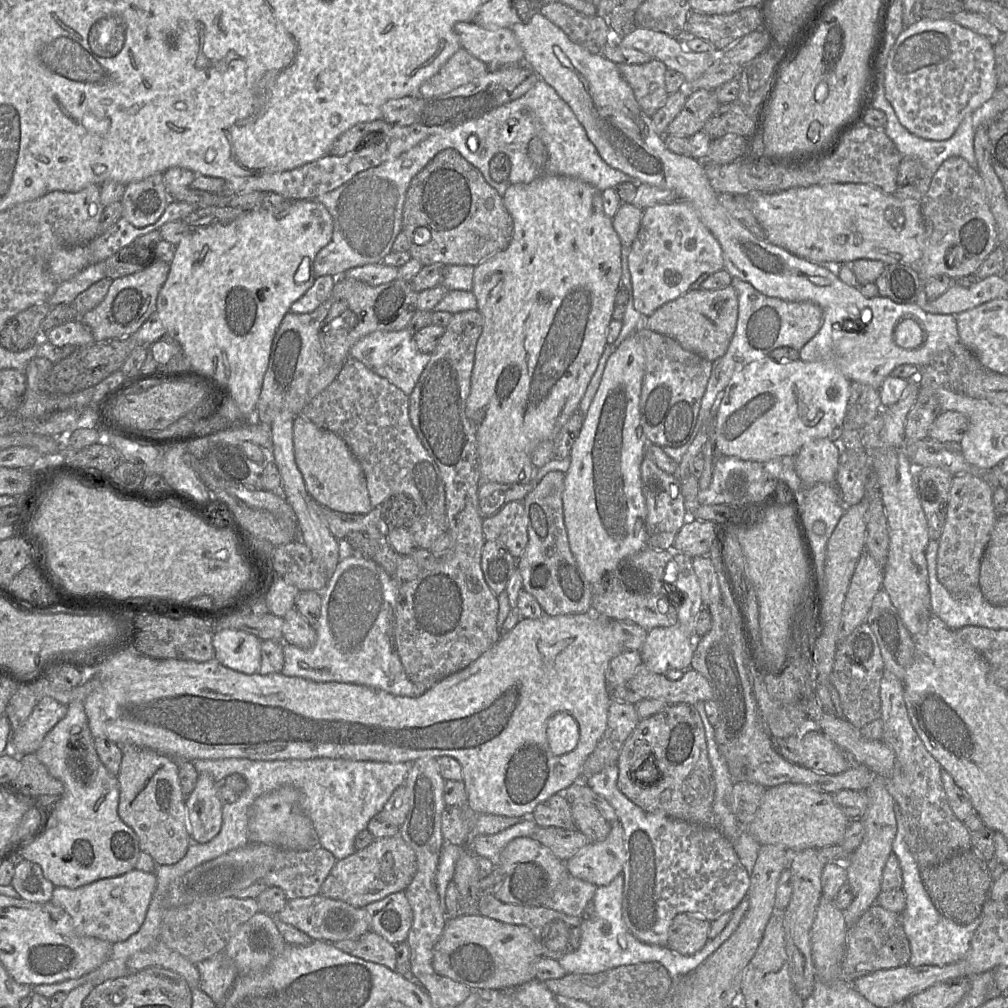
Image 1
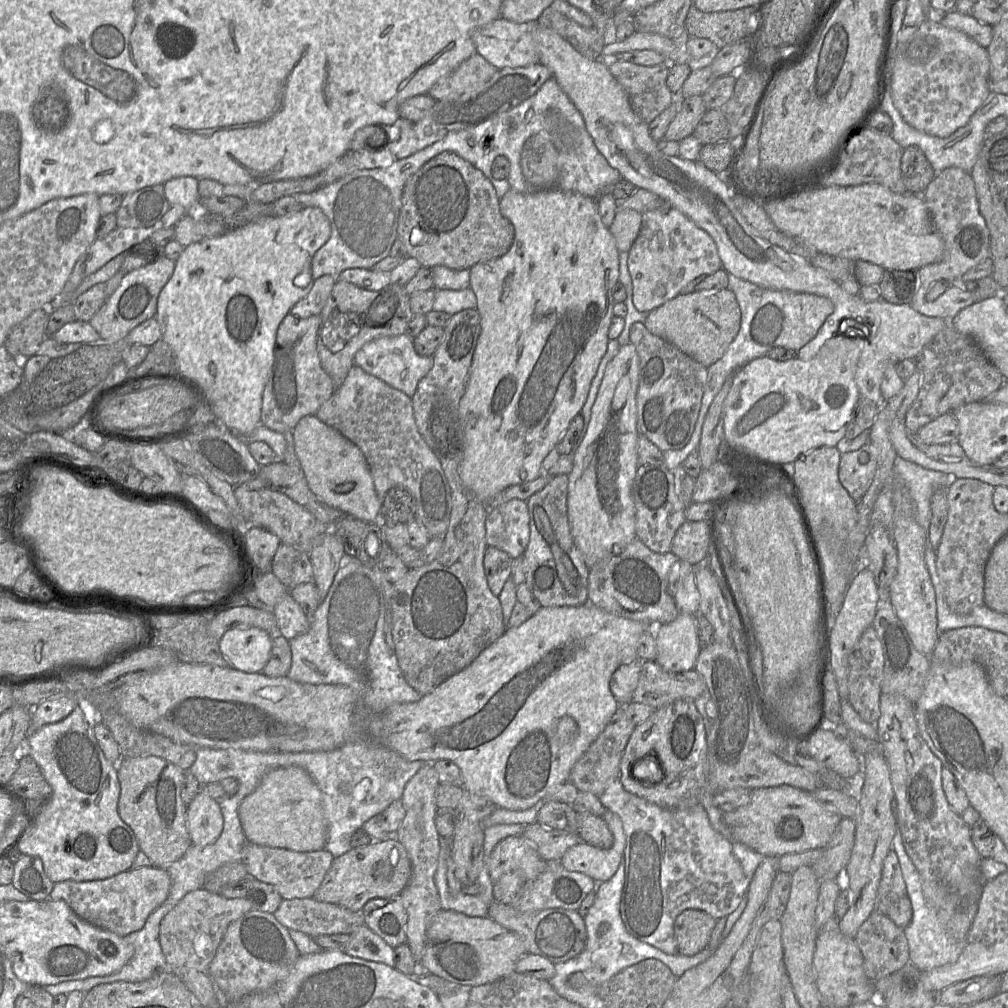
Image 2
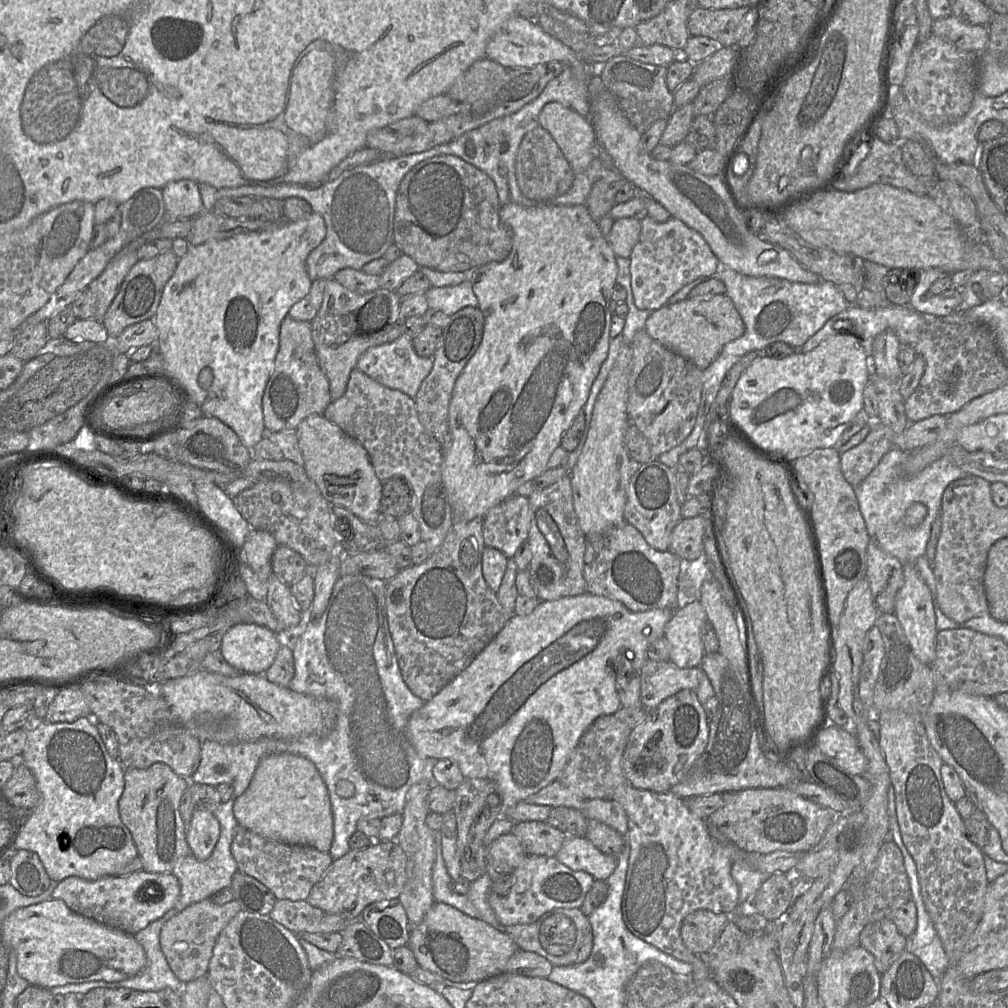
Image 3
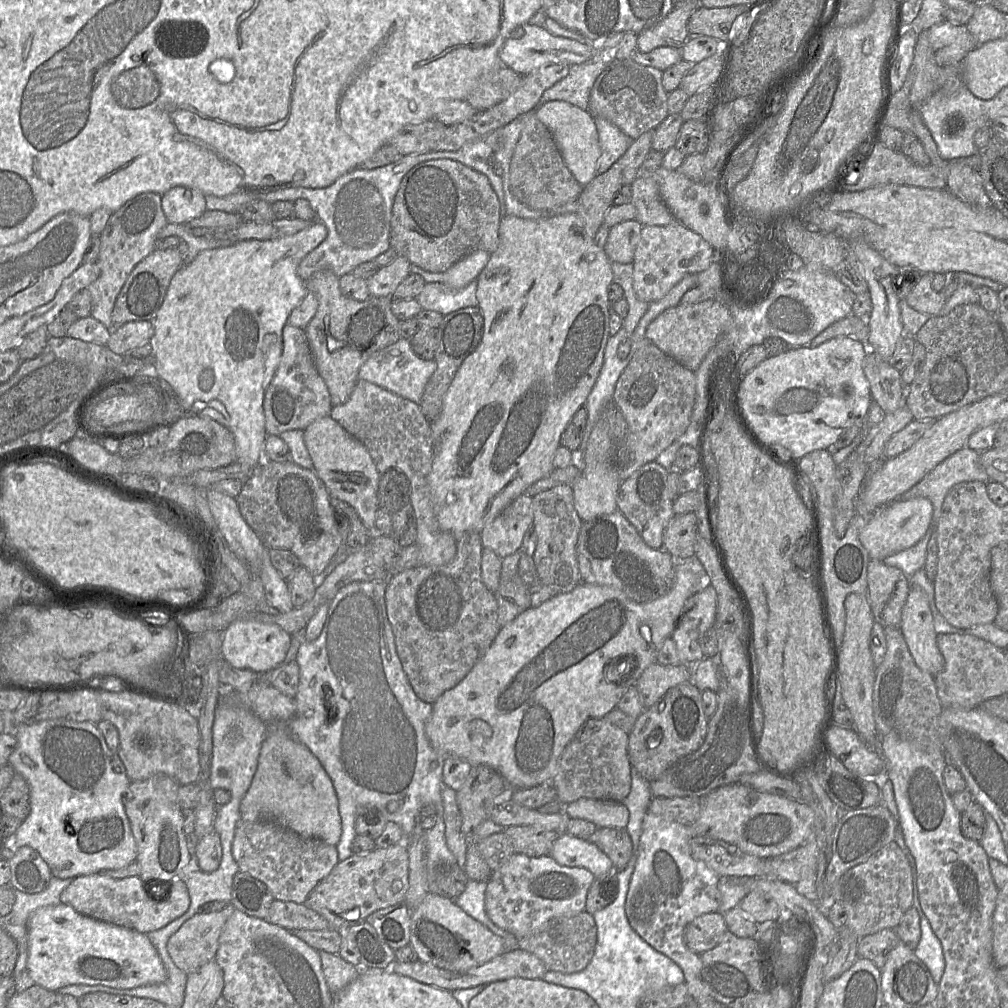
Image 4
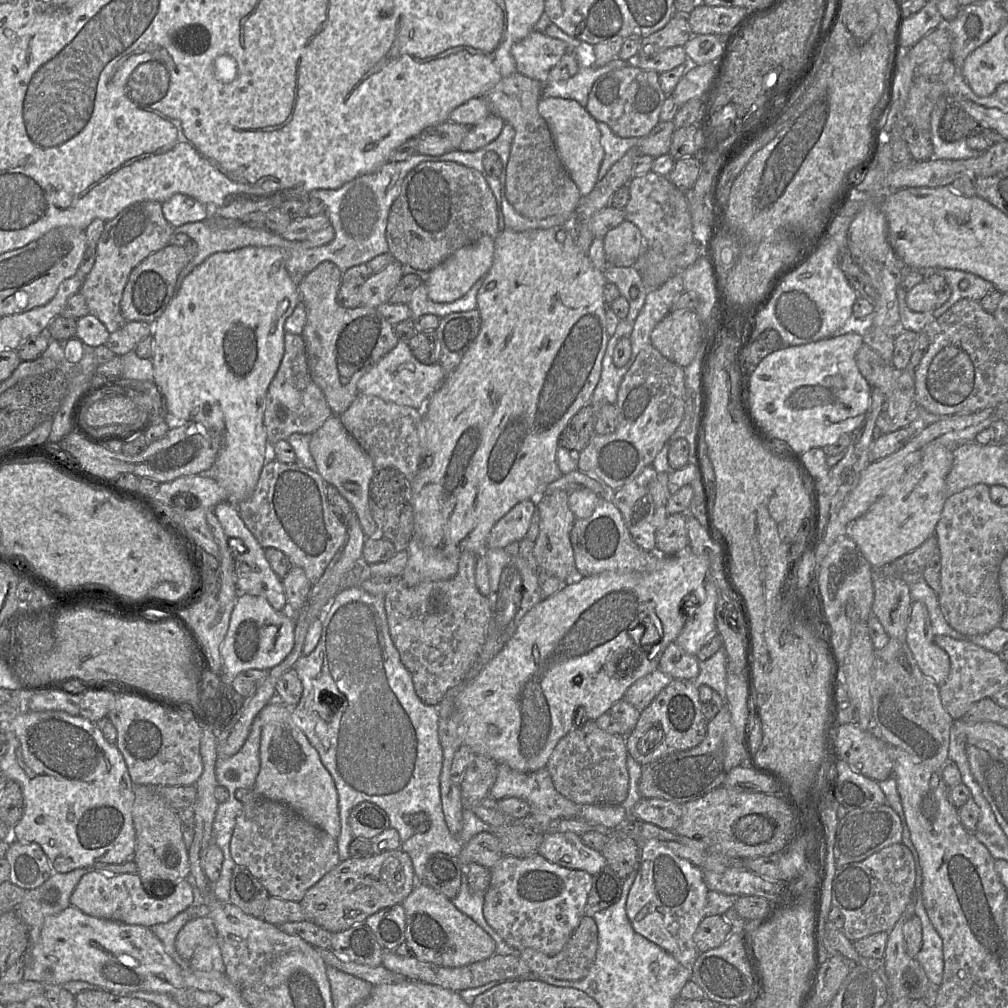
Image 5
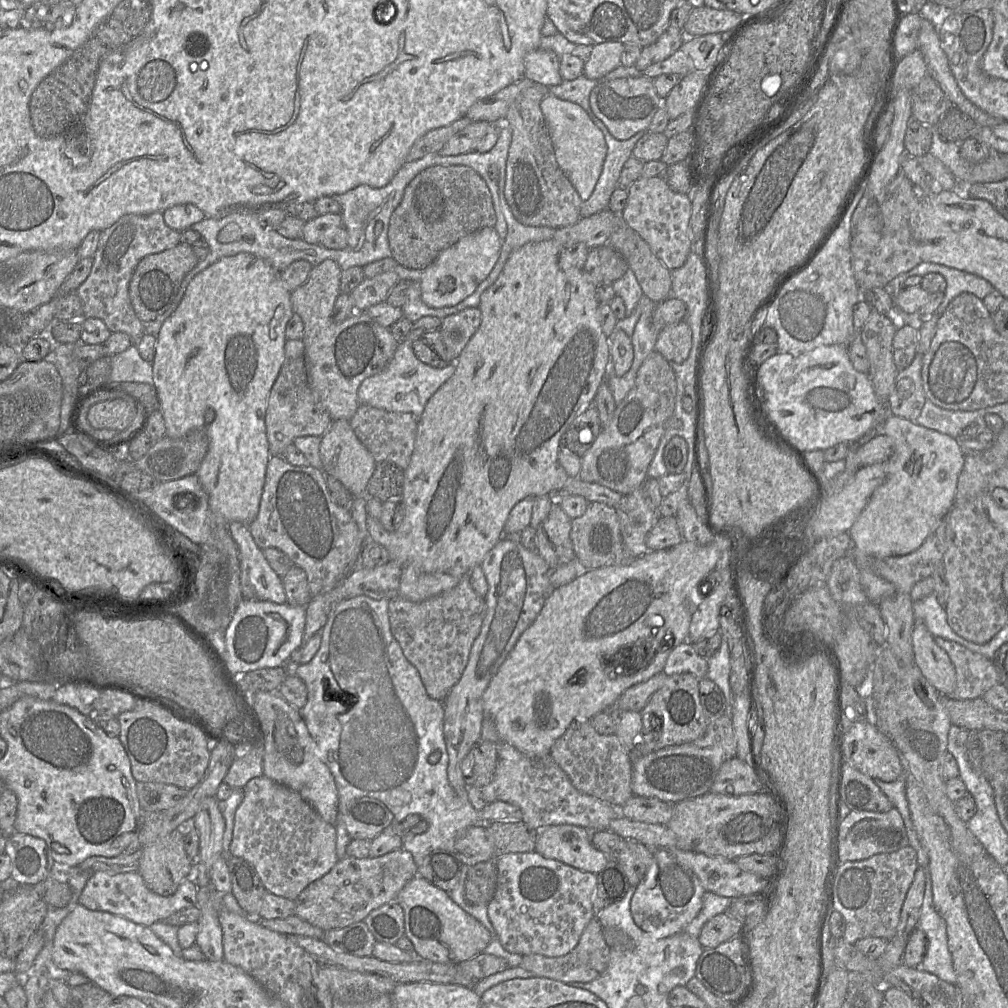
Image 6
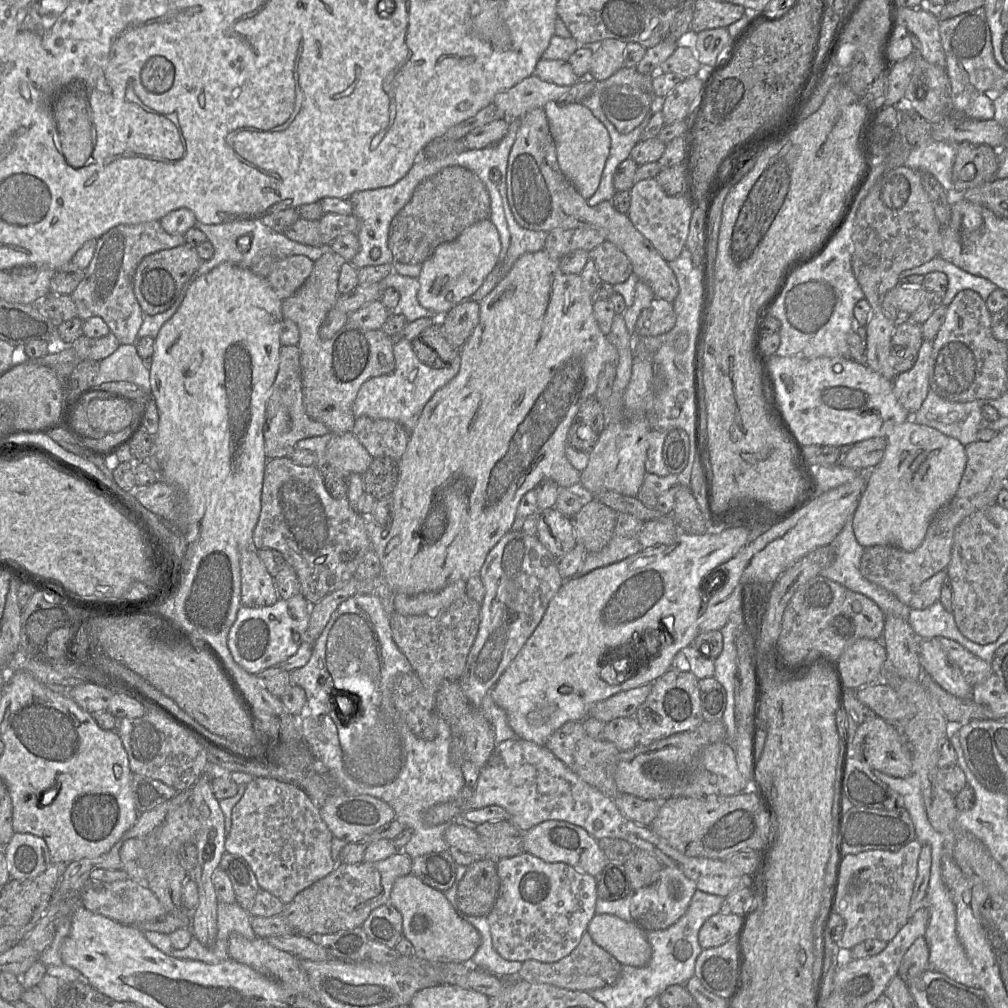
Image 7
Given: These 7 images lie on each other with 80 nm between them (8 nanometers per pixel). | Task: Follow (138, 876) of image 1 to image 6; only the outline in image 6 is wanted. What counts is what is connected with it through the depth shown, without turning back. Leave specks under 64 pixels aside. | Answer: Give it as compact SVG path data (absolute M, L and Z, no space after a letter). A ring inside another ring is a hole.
M97 871L91 875L78 899L78 904L88 910L121 916L133 923L147 927L180 910L195 906L196 902L197 885L193 878L183 880L174 894L161 896L146 886L138 872L108 874L102 871Z

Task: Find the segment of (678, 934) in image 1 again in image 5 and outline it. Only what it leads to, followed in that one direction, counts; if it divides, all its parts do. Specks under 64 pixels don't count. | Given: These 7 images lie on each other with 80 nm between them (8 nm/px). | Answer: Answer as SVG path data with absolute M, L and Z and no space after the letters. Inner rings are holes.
M722 915L705 916L699 923L694 942L700 953L719 947L732 933L730 924Z

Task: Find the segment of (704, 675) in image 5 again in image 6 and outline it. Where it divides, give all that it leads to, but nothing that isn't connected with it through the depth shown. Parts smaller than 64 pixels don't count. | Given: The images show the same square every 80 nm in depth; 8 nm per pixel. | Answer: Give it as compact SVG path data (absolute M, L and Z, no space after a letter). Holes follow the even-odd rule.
M723 636L719 649L708 660L706 678L713 681L723 692L726 700L724 714L730 717L733 704L733 692L730 687L730 656L727 640Z

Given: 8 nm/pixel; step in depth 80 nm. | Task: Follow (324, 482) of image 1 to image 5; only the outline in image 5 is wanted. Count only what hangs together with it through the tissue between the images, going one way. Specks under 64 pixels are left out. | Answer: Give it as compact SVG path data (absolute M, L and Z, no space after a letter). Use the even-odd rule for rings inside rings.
M339 415L330 416L318 430L311 434L309 450L316 463L316 471L326 483L335 486L348 500L358 516L364 534L367 537L383 536L371 512L369 487L375 473L374 463L364 448L347 431Z

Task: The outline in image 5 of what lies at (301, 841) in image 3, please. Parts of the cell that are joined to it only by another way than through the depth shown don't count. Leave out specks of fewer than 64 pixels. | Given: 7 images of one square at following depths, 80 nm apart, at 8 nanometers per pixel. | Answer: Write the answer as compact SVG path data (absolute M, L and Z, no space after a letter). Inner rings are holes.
M273 700L262 708L258 716L262 723L260 770L253 791L267 799L288 805L307 822L337 839L341 823L335 782L317 750L294 723L291 708L281 701Z

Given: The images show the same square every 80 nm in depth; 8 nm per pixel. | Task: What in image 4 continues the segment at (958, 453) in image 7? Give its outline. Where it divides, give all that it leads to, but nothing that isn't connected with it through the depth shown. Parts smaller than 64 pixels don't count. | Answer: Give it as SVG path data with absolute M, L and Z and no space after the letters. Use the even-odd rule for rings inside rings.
M898 498L867 518L859 531L859 540L871 559L883 561L886 557L915 545L928 530L932 514L932 503L927 498Z

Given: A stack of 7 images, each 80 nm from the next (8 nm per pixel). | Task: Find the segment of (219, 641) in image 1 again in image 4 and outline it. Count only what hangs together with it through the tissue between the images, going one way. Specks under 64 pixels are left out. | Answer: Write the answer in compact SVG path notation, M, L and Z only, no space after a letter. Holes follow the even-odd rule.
M235 620L225 630L221 657L239 669L249 669L258 675L280 665L290 647L291 635L274 623L256 620Z

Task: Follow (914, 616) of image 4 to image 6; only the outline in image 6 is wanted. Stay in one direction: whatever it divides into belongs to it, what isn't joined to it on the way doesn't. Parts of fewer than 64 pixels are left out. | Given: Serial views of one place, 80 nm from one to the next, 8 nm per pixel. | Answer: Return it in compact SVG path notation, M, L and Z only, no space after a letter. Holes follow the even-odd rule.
M915 619L912 630L914 662L923 676L941 695L950 694L956 686L956 672L948 654L940 648L925 624Z

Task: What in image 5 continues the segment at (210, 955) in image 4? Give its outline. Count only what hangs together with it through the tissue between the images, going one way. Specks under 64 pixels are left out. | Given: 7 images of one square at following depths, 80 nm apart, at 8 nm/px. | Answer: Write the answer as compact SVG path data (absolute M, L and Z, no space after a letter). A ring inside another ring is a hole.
M209 916L192 919L183 926L176 937L177 953L185 961L190 961L203 939L212 937L216 937L216 929Z

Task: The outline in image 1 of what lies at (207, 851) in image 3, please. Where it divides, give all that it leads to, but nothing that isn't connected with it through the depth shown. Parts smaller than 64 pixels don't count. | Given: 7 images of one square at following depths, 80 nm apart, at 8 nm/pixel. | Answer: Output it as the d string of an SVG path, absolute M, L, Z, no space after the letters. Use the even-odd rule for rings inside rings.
M199 773L194 790L186 796L187 821L192 841L206 843L219 832L223 822L223 803L218 795L218 783L207 773Z

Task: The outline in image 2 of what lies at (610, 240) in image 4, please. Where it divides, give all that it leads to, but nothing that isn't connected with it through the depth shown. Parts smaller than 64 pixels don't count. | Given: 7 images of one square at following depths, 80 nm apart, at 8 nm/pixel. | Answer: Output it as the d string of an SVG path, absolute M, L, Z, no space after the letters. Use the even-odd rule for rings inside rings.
M618 209L609 231L619 252L627 252L636 240L642 222L642 214L633 209Z

